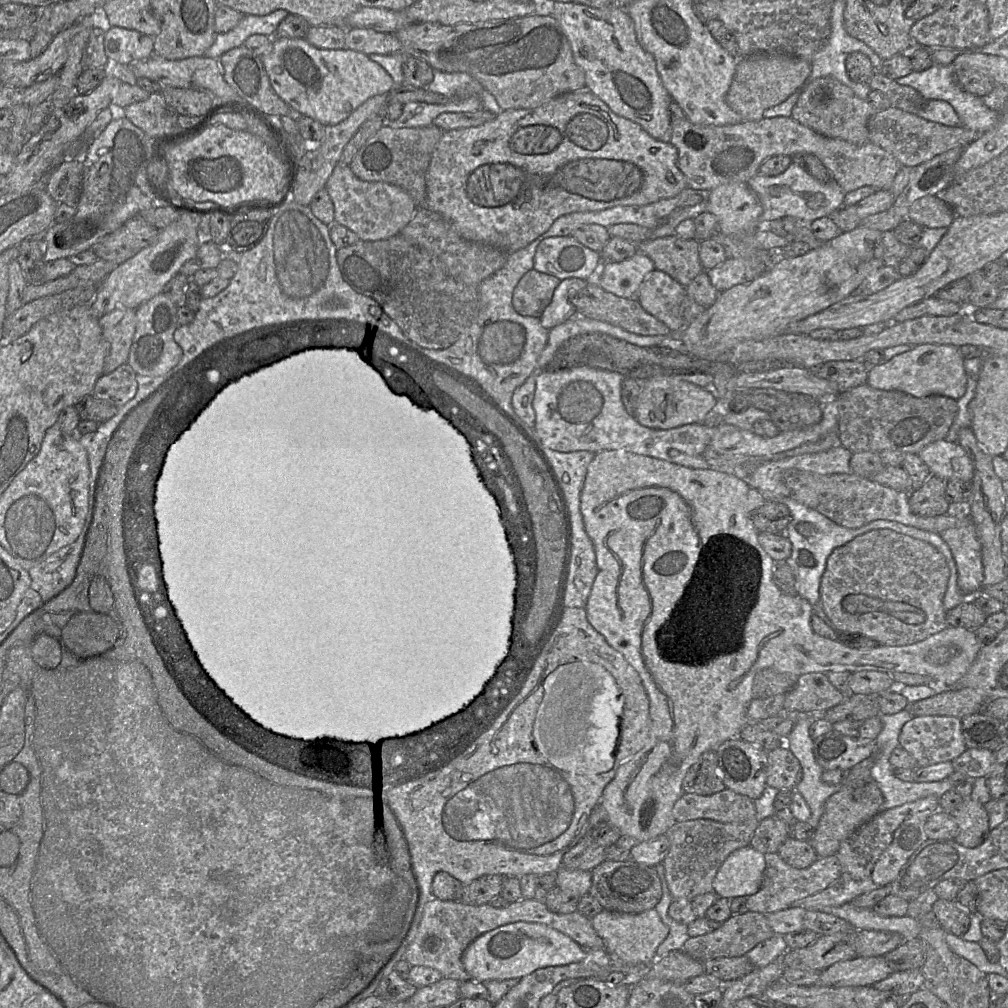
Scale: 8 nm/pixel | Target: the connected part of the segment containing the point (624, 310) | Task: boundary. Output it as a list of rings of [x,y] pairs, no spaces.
[[[590,280],[585,288],[583,288],[582,290],[580,290],[579,292],[575,294],[575,296],[572,299],[572,303],[575,307],[576,315],[607,322],[609,324],[618,326],[620,328],[623,328],[626,331],[629,331],[638,335],[669,336],[669,335],[675,334],[675,333],[672,333],[671,330],[664,323],[659,321],[657,318],[655,318],[651,314],[647,313],[636,298],[623,298],[623,297],[616,296],[615,294],[611,292],[605,291],[602,287],[599,286],[598,283],[596,283],[593,280]]]

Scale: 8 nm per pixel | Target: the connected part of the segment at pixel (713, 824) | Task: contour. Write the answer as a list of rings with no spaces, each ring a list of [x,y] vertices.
[[[757,818],[730,823],[693,819],[673,824],[665,833],[670,849],[663,861],[672,898],[692,901],[697,895],[714,892],[713,881],[719,868],[732,852],[750,846],[759,822]]]

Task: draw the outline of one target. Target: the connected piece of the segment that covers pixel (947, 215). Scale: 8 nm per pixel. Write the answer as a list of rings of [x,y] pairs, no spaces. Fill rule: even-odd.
[[[926,195],[909,206],[907,220],[927,228],[948,228],[955,217],[944,201],[935,195]]]

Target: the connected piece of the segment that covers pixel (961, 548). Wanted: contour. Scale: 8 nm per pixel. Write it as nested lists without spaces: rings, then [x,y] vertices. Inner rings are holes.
[[[971,518],[969,525],[940,533],[951,549],[957,566],[957,583],[967,598],[977,595],[983,587],[982,547]]]

